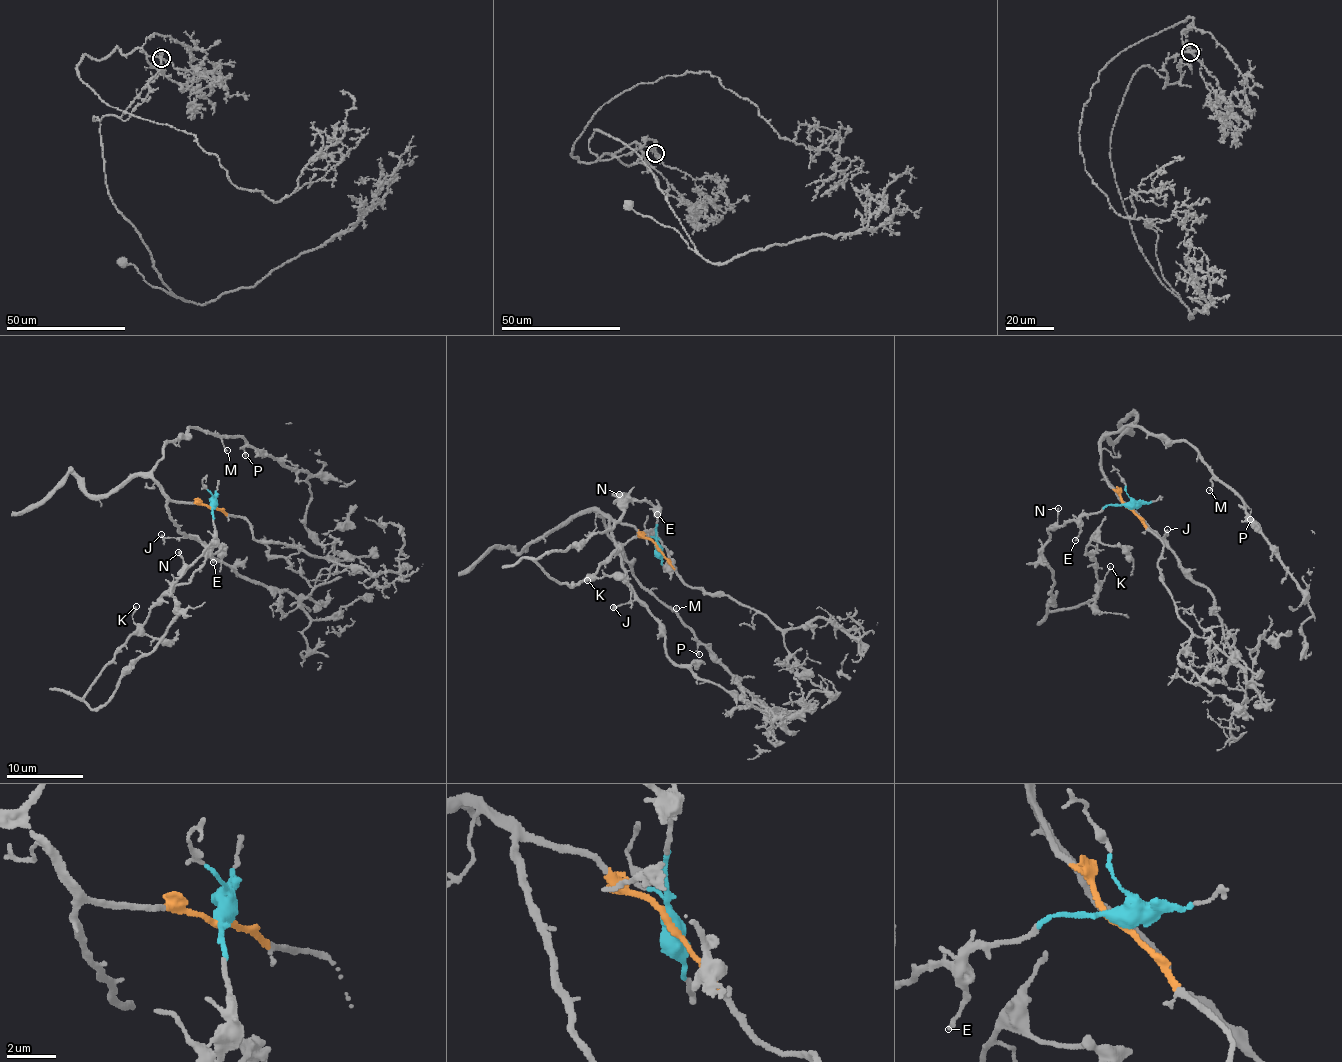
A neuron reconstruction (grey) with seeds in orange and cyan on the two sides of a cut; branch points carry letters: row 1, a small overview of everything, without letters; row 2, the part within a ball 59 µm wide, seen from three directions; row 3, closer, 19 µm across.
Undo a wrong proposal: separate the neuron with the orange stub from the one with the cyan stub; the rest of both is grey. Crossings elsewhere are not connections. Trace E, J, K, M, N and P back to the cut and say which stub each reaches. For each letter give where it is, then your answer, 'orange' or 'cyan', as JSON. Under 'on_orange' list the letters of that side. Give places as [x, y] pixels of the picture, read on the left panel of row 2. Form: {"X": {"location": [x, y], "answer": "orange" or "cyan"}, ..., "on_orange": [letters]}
{"E": {"location": [213, 562], "answer": "cyan"}, "J": {"location": [161, 534], "answer": "orange"}, "K": {"location": [136, 606], "answer": "cyan"}, "M": {"location": [227, 450], "answer": "orange"}, "N": {"location": [178, 552], "answer": "cyan"}, "P": {"location": [245, 455], "answer": "orange"}, "on_orange": ["J", "M", "P"]}

